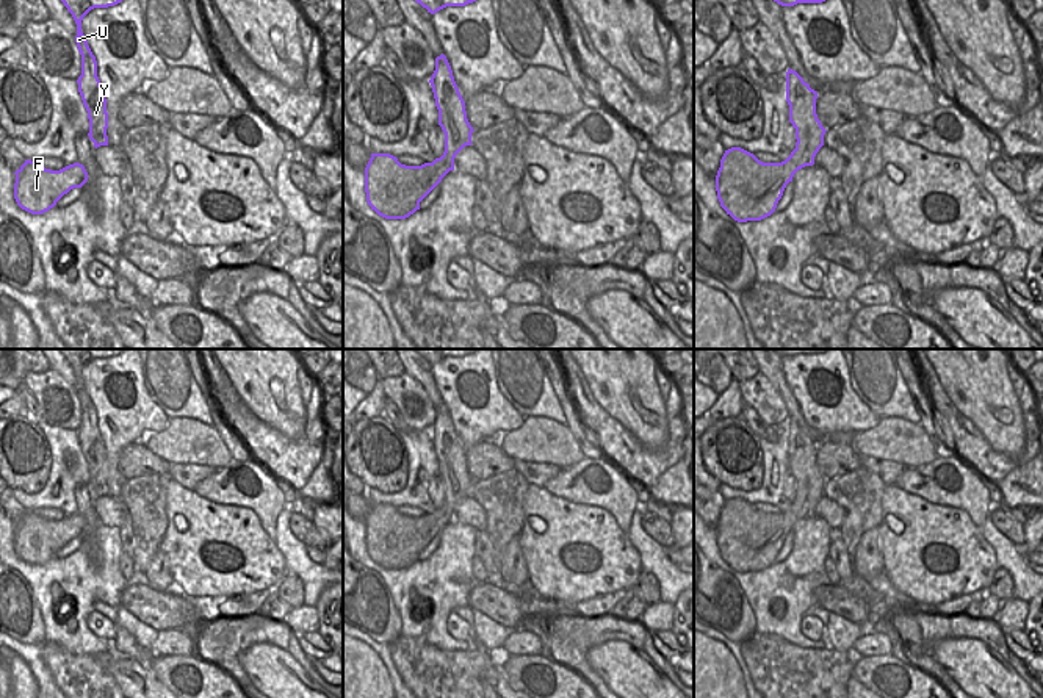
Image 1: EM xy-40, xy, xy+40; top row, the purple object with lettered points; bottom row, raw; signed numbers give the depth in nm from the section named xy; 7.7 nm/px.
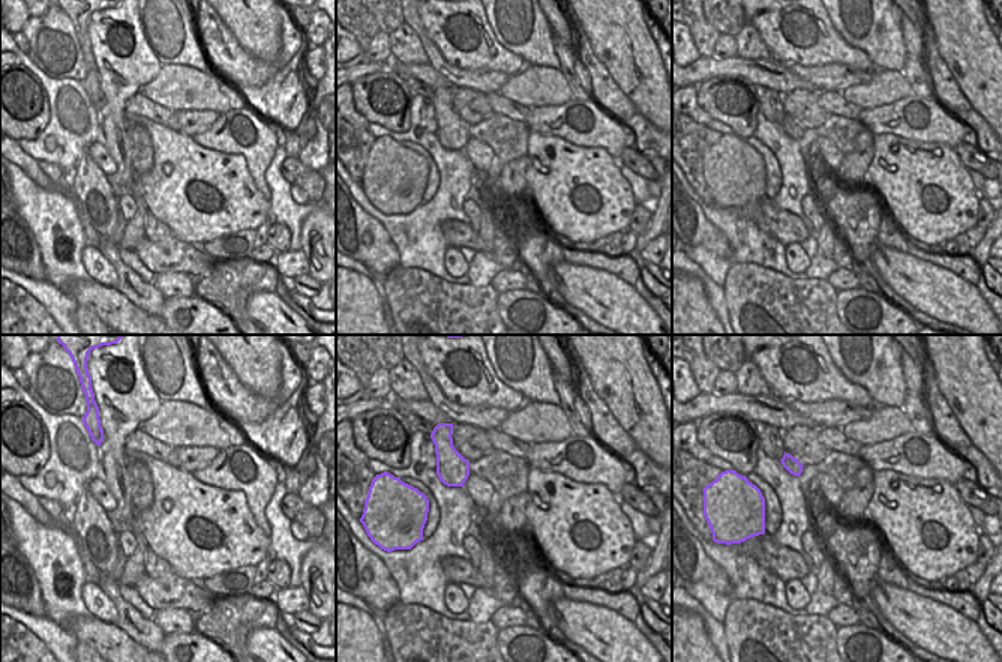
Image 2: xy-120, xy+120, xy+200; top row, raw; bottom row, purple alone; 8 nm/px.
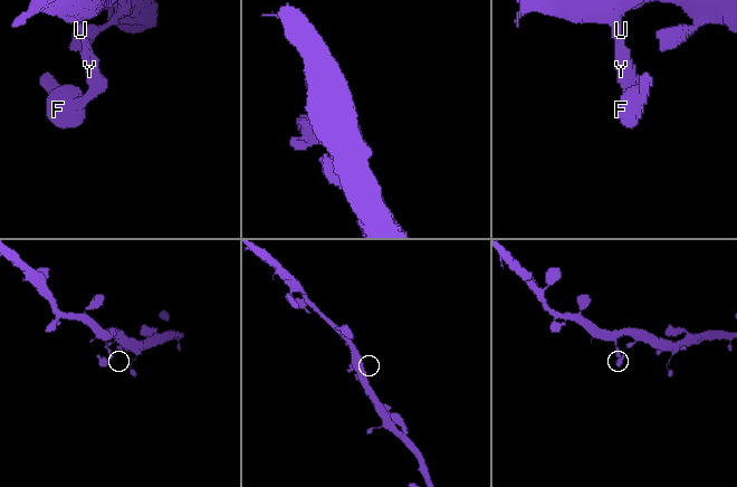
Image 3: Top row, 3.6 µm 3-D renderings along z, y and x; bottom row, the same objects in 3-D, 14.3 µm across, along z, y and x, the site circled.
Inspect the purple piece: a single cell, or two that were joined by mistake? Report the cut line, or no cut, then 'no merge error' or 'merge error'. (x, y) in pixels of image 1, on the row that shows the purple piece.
no cut | no merge error

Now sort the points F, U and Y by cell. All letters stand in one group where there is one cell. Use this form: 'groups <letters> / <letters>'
groups F U Y

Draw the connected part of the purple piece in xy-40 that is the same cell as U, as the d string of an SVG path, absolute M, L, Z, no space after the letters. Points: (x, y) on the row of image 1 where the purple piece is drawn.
M61 0L77 23L75 42L81 55L81 75L78 77L78 92L89 119L89 139L94 147L108 146L108 113L106 99L103 95L100 80L97 77L97 61L92 55L88 41L81 31L83 17L94 8L108 8L122 0Z

